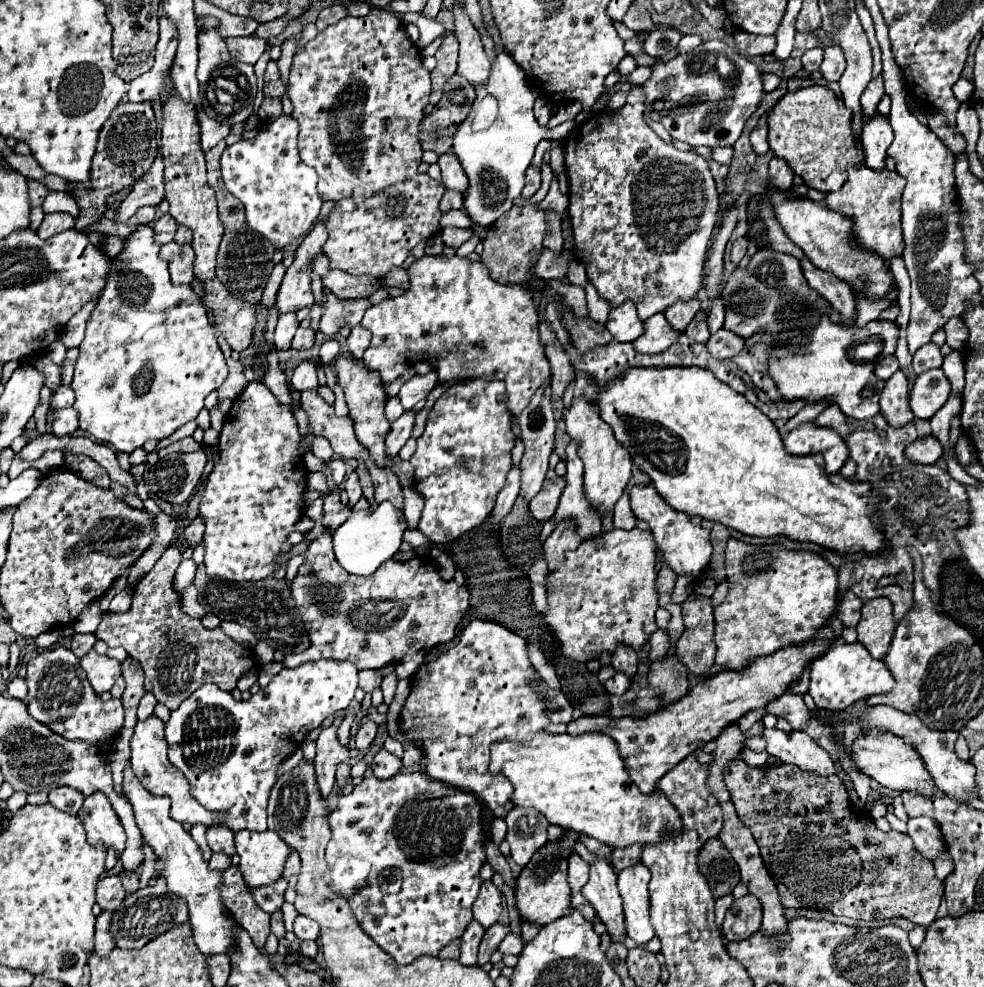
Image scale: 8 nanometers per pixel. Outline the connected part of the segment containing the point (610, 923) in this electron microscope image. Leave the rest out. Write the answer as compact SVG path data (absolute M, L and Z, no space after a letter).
M598 856L596 862L590 864L590 880L584 884L582 892L604 922L612 942L624 942L626 928L622 898L616 888L616 870L604 858Z

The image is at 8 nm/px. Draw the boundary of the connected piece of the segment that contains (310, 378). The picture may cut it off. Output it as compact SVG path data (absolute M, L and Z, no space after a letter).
M300 362L300 366L294 370L292 378L288 380L288 386L292 390L304 392L304 390L316 390L318 388L318 378L316 378L316 364L312 362Z

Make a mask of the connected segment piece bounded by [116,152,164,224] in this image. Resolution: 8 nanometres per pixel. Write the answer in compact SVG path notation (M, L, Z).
M162 154L154 158L154 164L150 166L150 172L142 176L134 186L128 198L120 204L118 208L118 224L126 222L130 216L136 214L138 208L142 206L158 206L164 200L164 182L162 182L162 172L164 172L164 162Z

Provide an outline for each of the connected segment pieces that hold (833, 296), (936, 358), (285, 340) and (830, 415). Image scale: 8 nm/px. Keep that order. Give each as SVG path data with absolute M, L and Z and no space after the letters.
M804 256L804 260L800 260L800 264L802 264L802 270L804 270L804 276L806 276L808 284L818 294L822 294L832 304L832 308L842 314L842 318L848 318L848 316L854 314L856 298L854 298L852 288L848 288L848 284L834 278L830 272L824 272L824 270L816 268L806 256Z
M926 344L922 346L916 354L914 354L914 362L912 362L912 368L916 374L922 374L926 370L932 370L932 368L942 368L942 354L940 354L940 348L936 344Z
M288 312L288 316L278 318L278 326L276 326L276 332L274 332L278 350L288 350L290 348L292 338L296 334L296 328L298 328L298 320L296 320L294 312Z
M836 404L828 406L814 422L816 422L818 426L828 426L828 428L838 430L842 436L848 436L848 432L852 432L852 428L850 428L848 422L846 422L846 416L840 412L840 408L836 408Z

